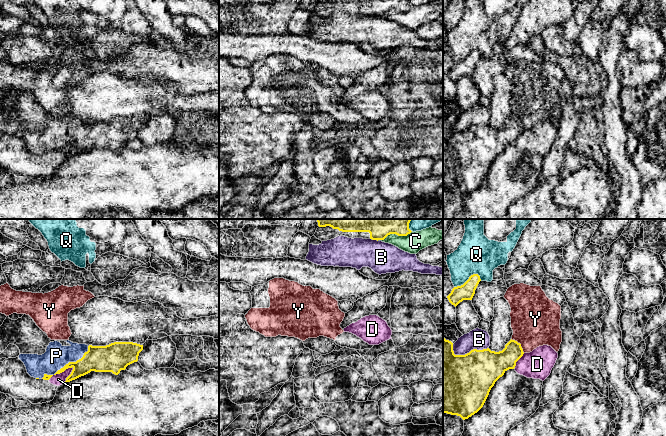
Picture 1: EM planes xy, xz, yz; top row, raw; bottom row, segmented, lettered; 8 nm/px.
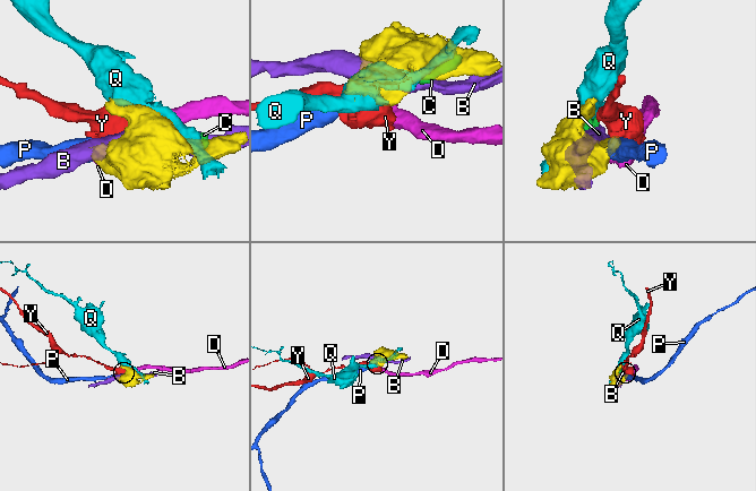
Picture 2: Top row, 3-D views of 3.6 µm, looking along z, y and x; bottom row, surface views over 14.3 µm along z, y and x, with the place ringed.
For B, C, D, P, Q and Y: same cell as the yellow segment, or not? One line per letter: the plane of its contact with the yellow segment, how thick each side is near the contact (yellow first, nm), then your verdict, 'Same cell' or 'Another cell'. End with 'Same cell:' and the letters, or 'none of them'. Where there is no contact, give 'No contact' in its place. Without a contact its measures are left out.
B: Touches yellow in yz. Thickness 460 nm (yellow) against 170 nm. Another cell
C: Touches yellow in xz. Thickness 130 nm (yellow) against 160 nm. Another cell
D: Touches yellow in xy. Thickness 150 nm (yellow) against 90 nm. Another cell
P: Touches yellow in xy. Thickness 190 nm (yellow) against 190 nm. Same cell
Q: Touches yellow in yz. Thickness 130 nm (yellow) against 320 nm. Another cell
Y: Touches yellow in yz. Thickness 190 nm (yellow) against 400 nm. Another cell
Same cell: P

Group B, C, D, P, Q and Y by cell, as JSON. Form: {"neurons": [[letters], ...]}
{"neurons": [["B"], ["C"], ["D"], ["P"], ["Q"], ["Y"]]}

